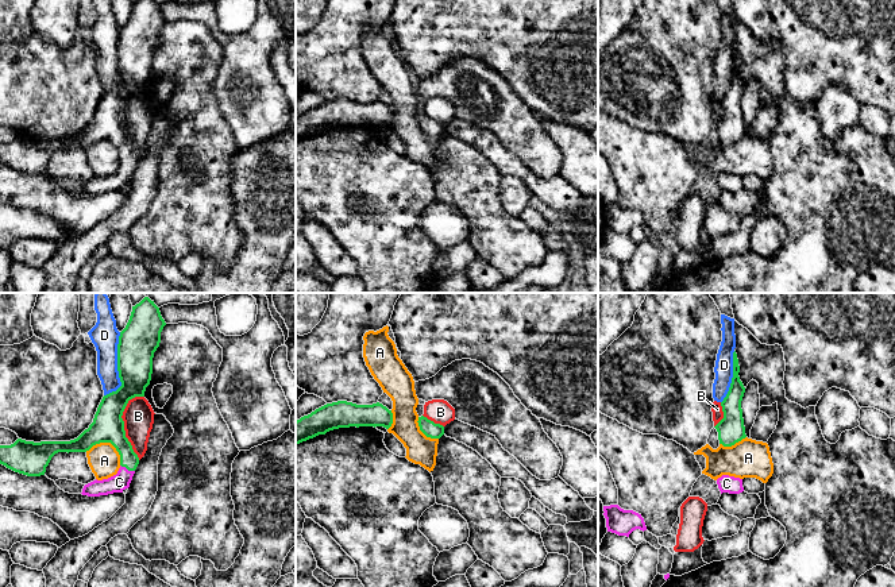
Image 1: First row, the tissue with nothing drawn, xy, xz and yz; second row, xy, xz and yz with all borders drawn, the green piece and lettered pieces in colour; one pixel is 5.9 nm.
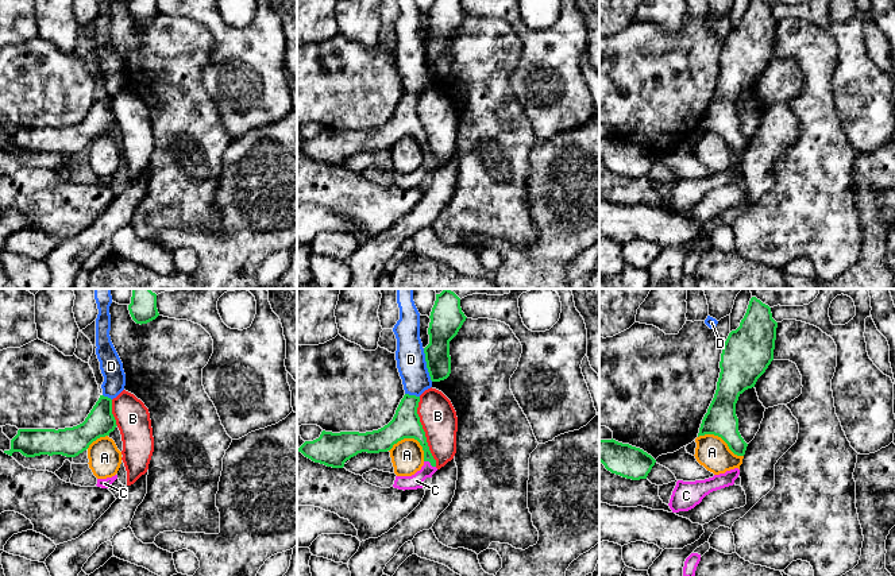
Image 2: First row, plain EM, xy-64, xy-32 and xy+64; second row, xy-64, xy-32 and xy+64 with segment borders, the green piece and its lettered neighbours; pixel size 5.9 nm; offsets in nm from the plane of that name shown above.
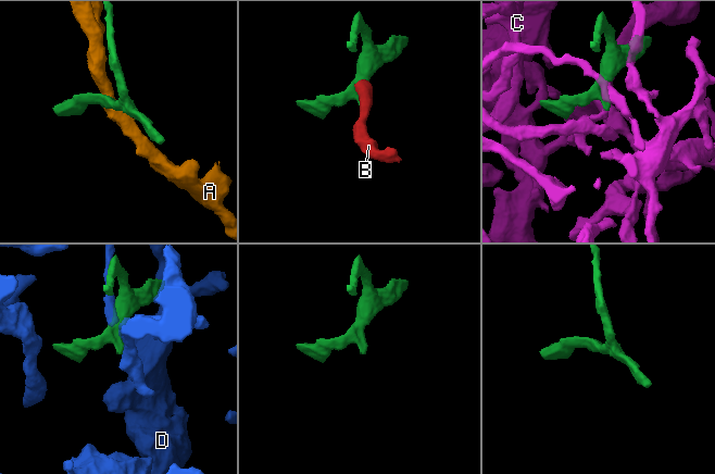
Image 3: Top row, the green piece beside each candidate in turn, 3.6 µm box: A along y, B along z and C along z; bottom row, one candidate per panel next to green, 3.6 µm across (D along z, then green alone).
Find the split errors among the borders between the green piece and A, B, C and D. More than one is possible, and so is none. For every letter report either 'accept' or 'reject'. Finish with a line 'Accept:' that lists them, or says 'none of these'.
A: reject
B: reject
C: accept
D: reject
Accept: C

